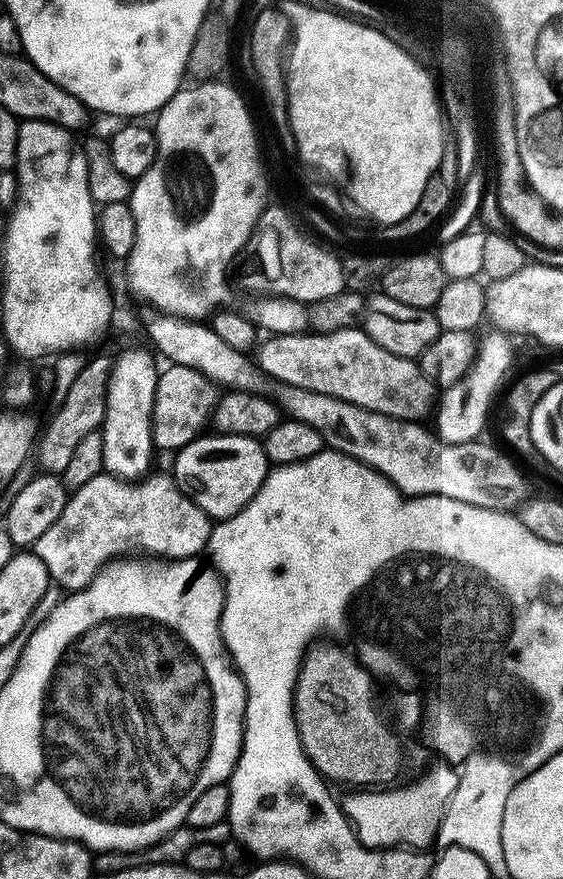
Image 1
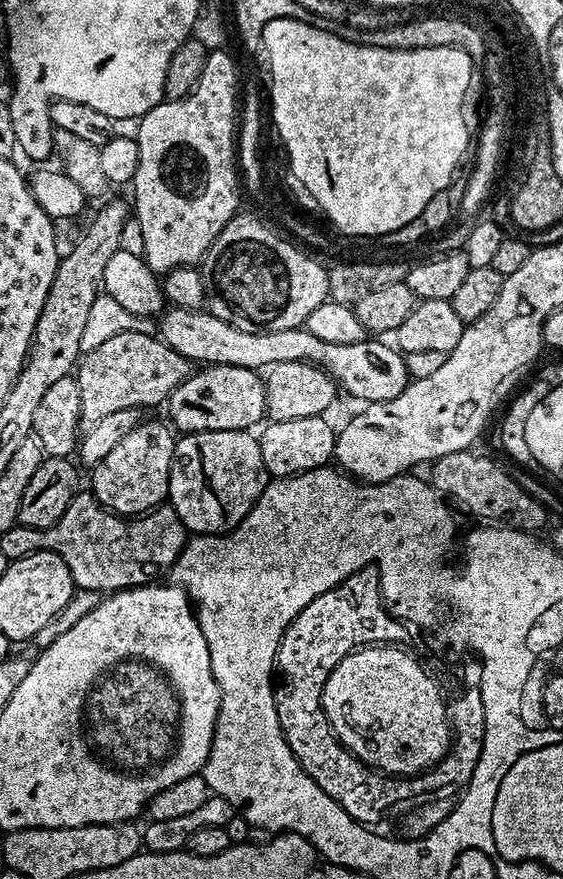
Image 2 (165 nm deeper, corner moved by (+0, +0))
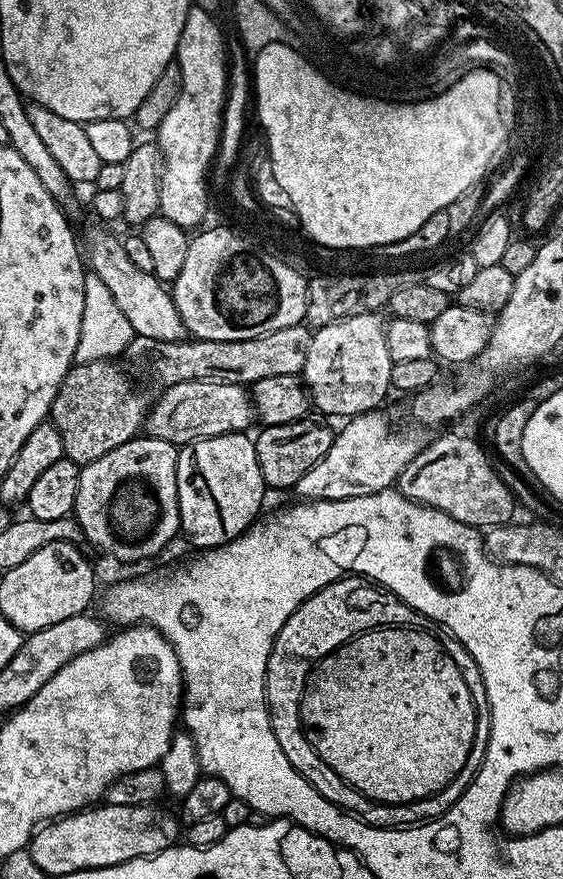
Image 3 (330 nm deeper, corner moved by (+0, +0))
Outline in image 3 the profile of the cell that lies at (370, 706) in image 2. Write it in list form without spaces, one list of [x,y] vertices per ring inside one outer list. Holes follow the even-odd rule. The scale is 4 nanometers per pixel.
[[[385,626],[374,628],[370,632],[364,632],[347,640],[340,648],[335,648],[328,656],[324,656],[315,664],[308,673],[308,681],[304,683],[304,693],[300,699],[300,721],[304,727],[304,733],[308,735],[310,746],[354,790],[358,790],[368,800],[374,800],[377,804],[409,804],[415,800],[425,800],[428,796],[434,796],[445,788],[451,780],[466,766],[466,758],[470,754],[470,746],[474,742],[474,726],[476,725],[476,711],[474,710],[474,698],[470,694],[470,686],[464,677],[464,669],[460,667],[455,655],[447,652],[436,641],[437,637],[430,632],[423,632],[417,628],[402,628],[399,626]]]

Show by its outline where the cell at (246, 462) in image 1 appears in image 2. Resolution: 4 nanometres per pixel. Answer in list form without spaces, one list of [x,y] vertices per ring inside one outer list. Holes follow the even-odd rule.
[[[251,431],[189,432],[176,440],[167,499],[192,534],[228,534],[246,519],[266,483],[260,441]]]

